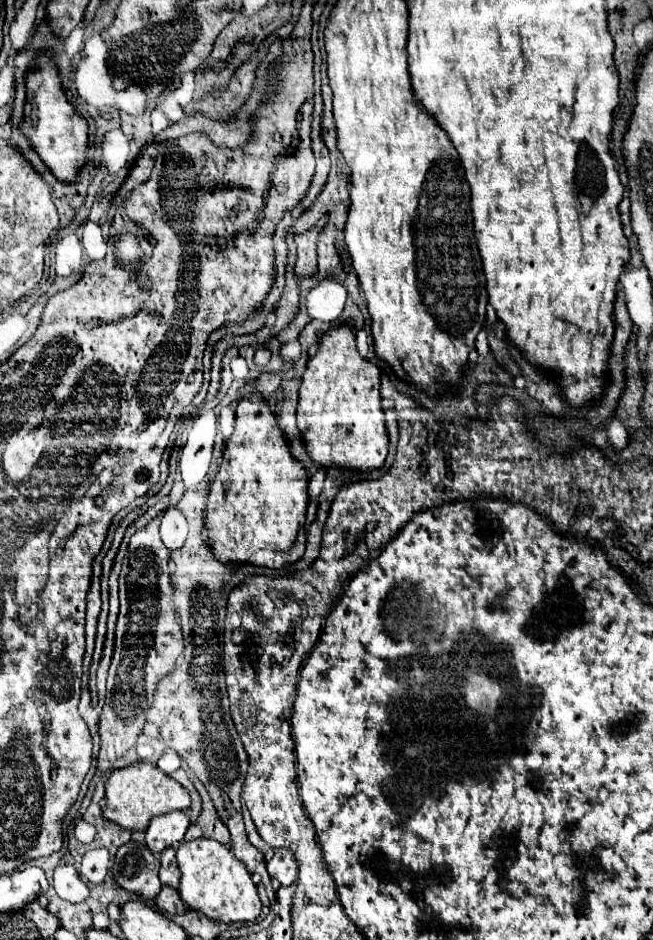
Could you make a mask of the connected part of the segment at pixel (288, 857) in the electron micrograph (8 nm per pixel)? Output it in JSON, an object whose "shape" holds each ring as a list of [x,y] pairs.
{"shape":[[[276,849],[274,857],[266,863],[266,867],[268,867],[270,877],[278,879],[284,887],[288,887],[288,885],[292,885],[296,881],[298,865],[296,865],[294,855],[288,849]]]}

